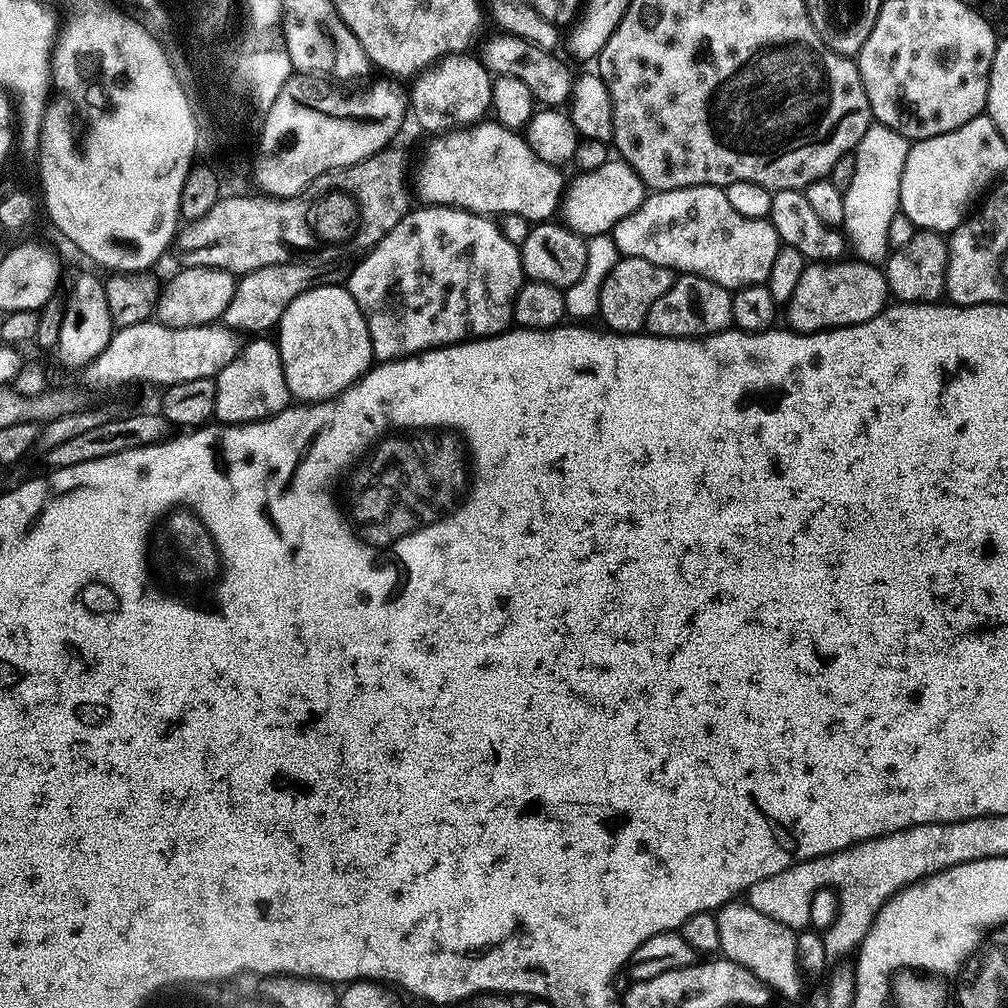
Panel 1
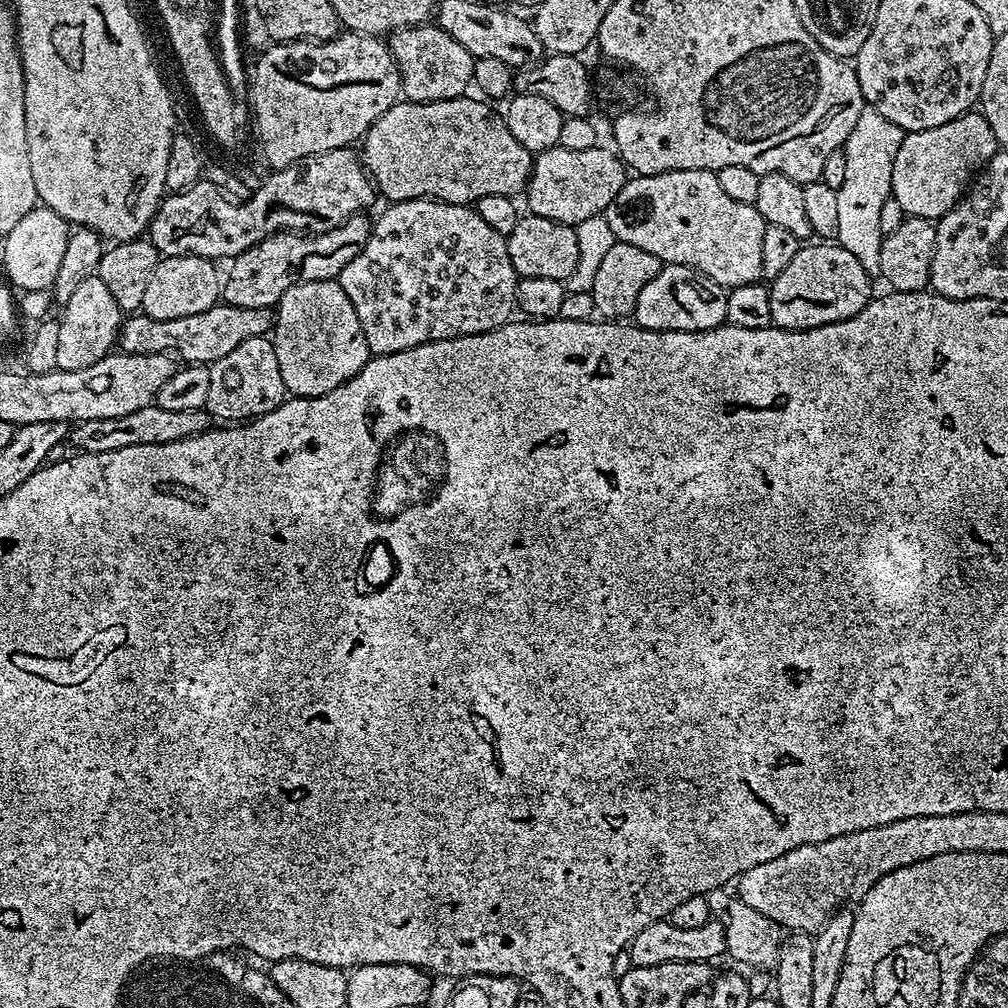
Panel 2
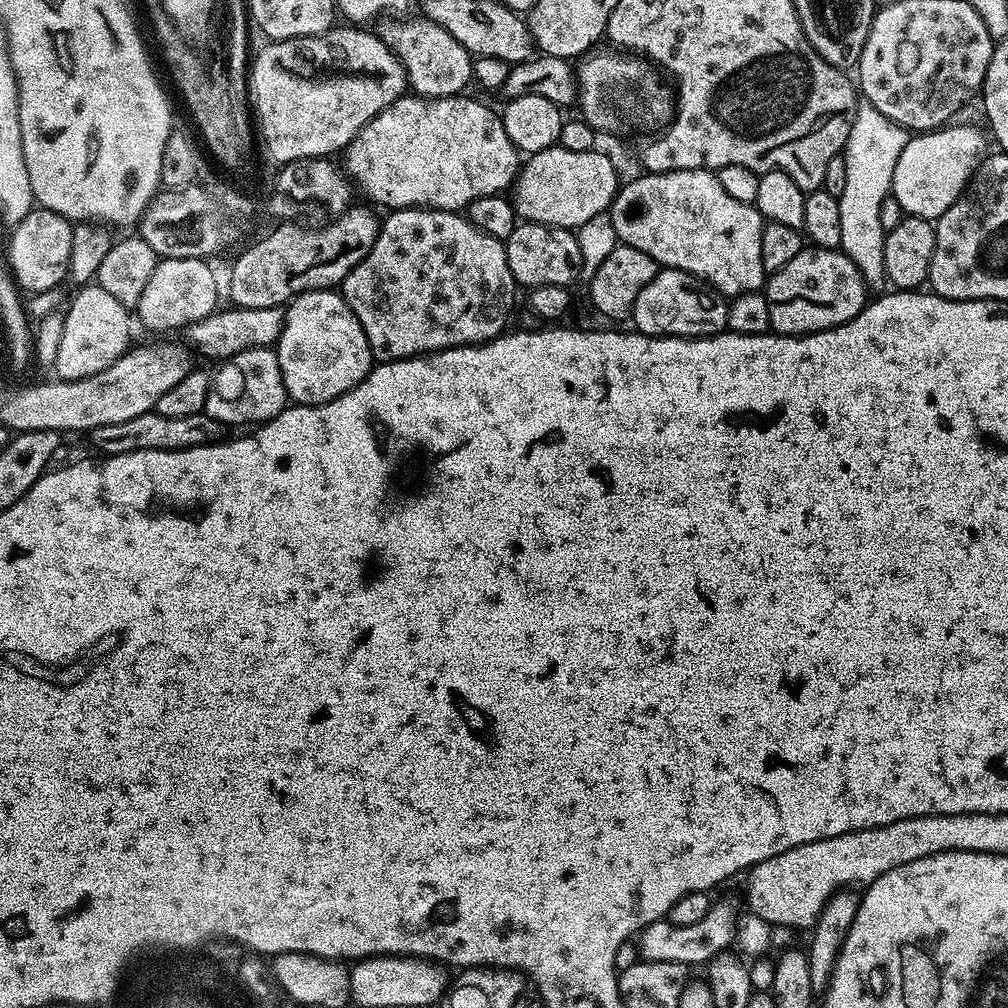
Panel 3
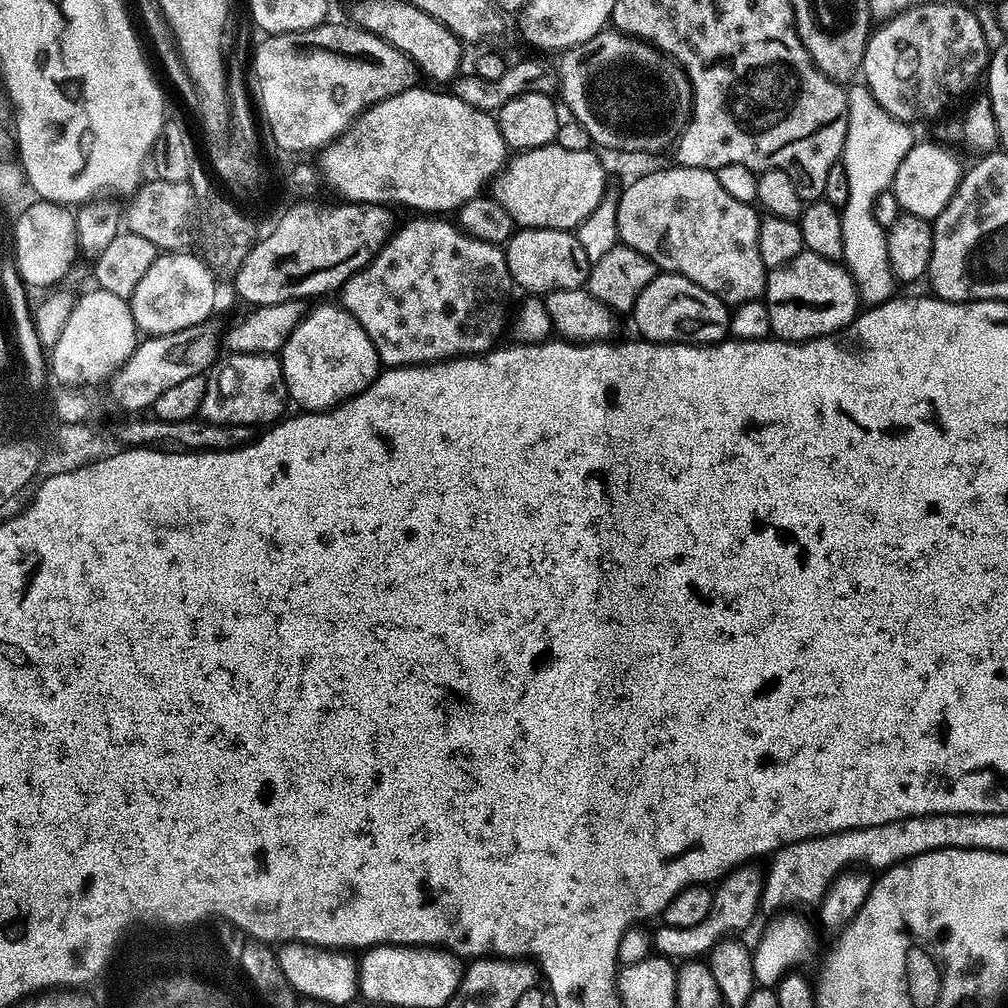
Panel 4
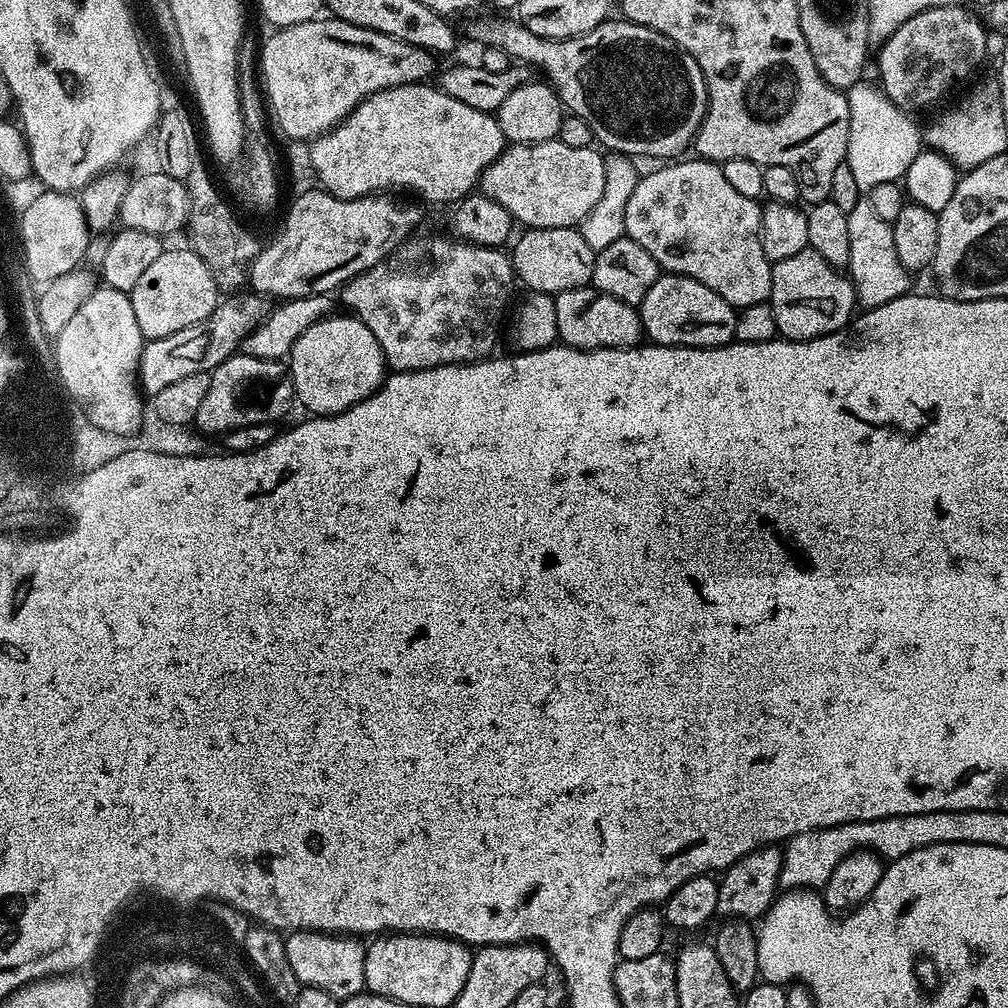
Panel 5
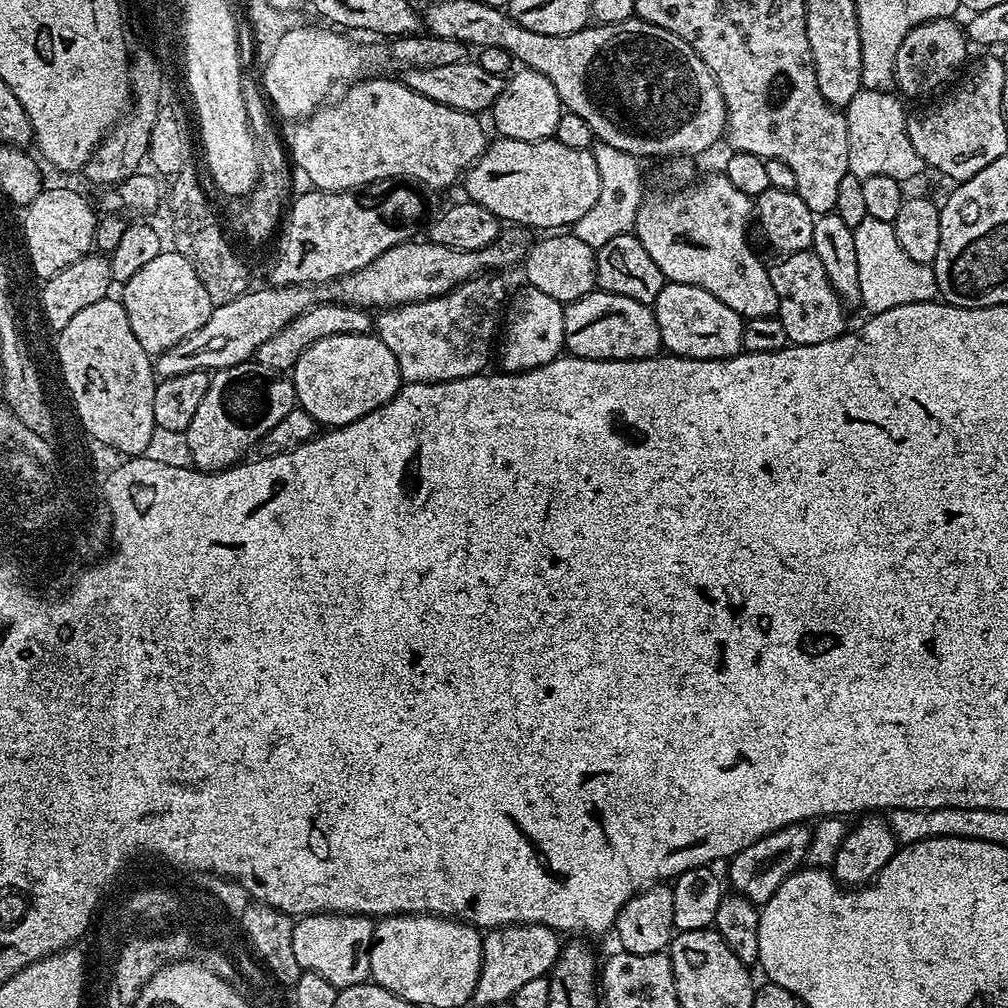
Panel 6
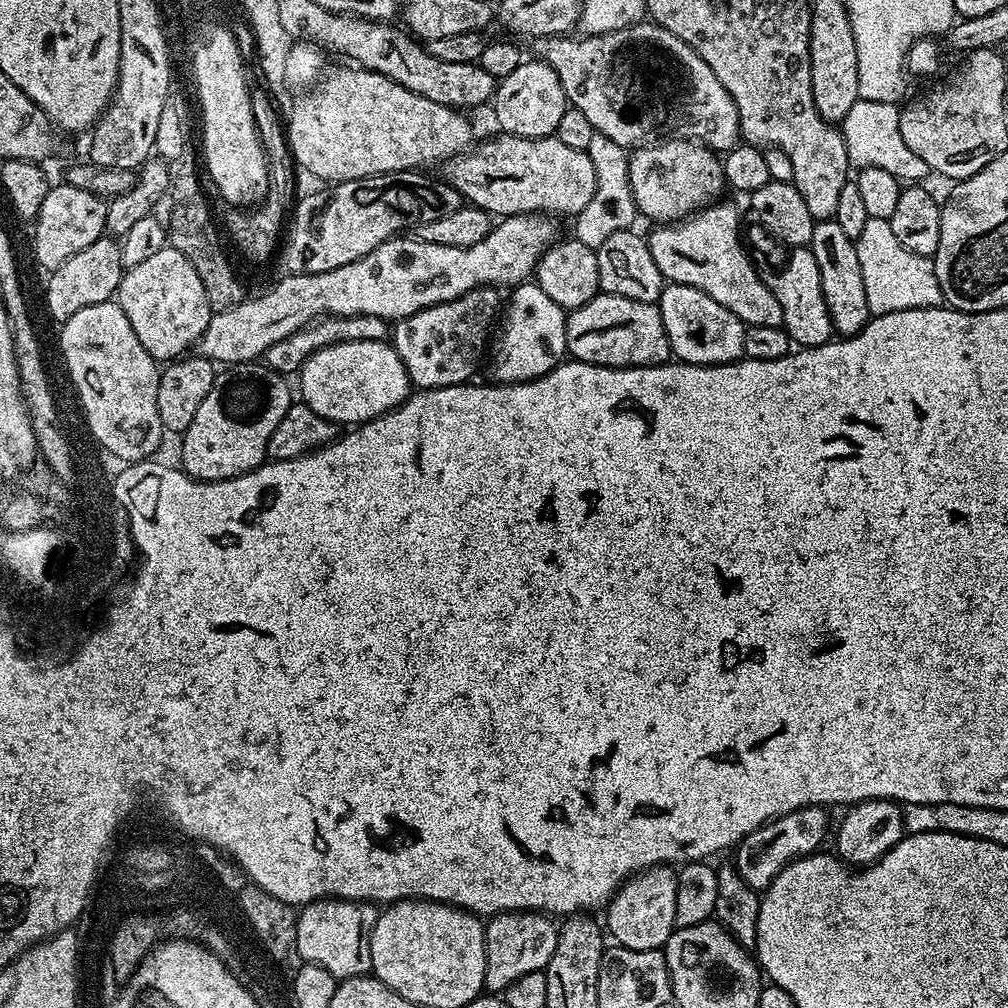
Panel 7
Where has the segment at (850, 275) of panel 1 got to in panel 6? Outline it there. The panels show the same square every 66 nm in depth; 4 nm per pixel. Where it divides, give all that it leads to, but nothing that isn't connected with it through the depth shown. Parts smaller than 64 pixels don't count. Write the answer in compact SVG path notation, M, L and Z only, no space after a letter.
M811 250L795 252L777 260L780 261L768 268L768 277L774 286L774 294L778 294L778 318L786 329L789 345L816 345L818 342L839 340L845 335L846 310L840 297L829 284L818 254Z

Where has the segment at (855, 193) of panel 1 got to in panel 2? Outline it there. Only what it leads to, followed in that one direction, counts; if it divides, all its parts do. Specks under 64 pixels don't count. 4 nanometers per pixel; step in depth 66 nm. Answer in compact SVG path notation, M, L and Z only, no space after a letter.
M866 106L842 149L846 158L846 178L836 192L838 194L838 234L836 240L843 248L850 250L850 254L854 254L854 258L858 258L858 262L862 262L862 266L873 278L880 276L880 247L886 235L880 229L878 218L882 215L882 202L889 200L892 194L892 163L898 154L898 146L902 146L905 135L906 133L898 126L894 126L894 122L890 122L890 118L882 118L879 108Z

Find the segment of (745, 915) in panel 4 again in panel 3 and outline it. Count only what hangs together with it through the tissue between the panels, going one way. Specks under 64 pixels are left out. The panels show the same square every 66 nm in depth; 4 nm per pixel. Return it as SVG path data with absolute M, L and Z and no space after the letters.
M713 899L706 910L705 917L700 922L690 926L673 927L667 919L656 920L646 925L638 936L638 952L643 959L658 962L674 962L681 966L688 964L707 965L719 952L727 952L737 939L738 925L742 913L728 900Z

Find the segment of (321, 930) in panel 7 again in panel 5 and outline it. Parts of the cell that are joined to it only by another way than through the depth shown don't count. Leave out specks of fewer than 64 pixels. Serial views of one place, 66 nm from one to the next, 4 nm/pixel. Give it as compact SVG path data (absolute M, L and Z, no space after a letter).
M292 930L287 933L285 950L290 968L301 985L324 988L343 1002L350 996L365 991L366 954L365 941L352 934L333 934L331 931Z

